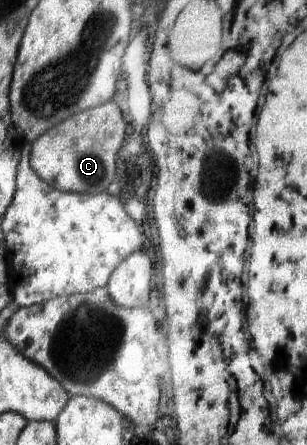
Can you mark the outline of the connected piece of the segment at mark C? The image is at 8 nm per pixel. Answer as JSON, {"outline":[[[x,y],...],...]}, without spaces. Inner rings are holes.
{"outline":[[[114,101],[86,109],[46,130],[32,143],[32,169],[48,185],[63,192],[100,193],[116,175],[118,149],[124,143],[124,119]]]}

